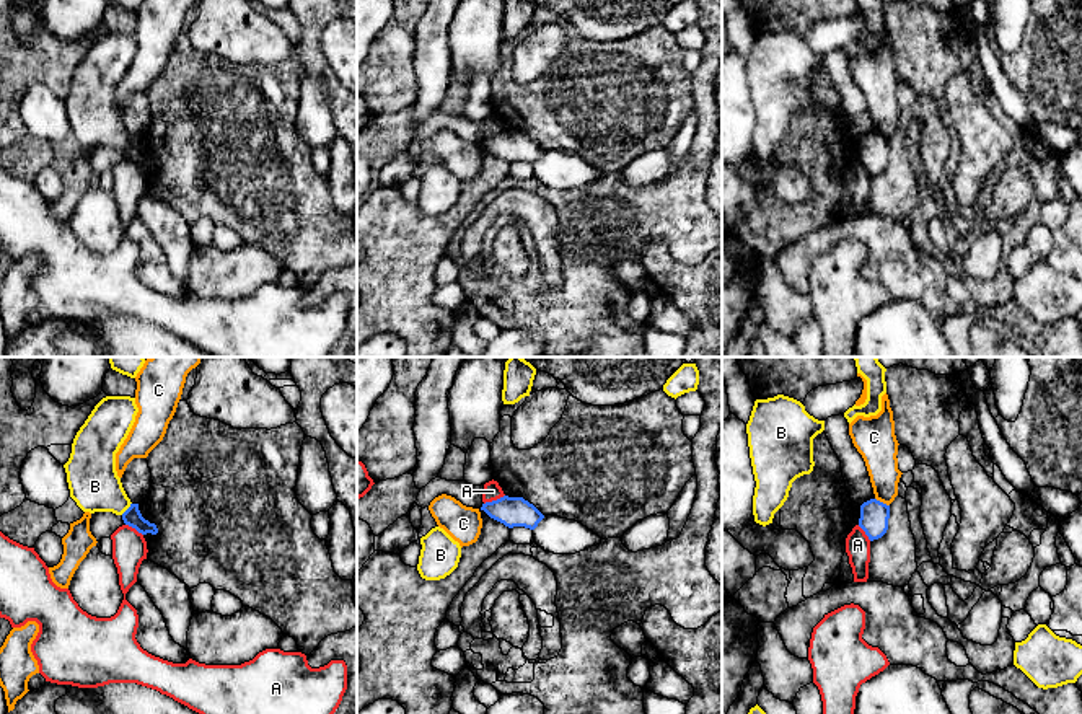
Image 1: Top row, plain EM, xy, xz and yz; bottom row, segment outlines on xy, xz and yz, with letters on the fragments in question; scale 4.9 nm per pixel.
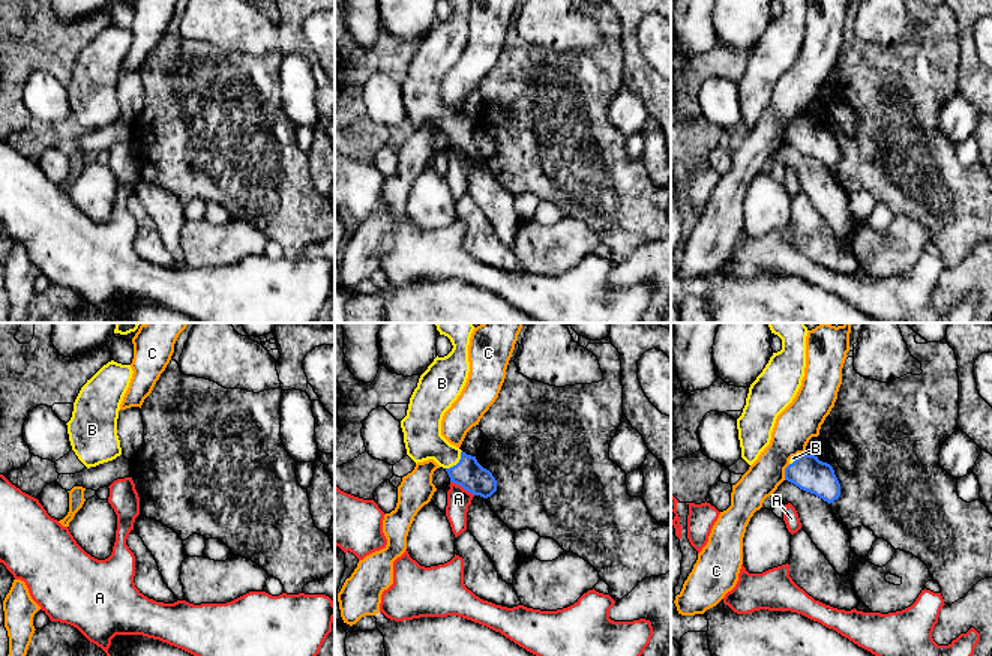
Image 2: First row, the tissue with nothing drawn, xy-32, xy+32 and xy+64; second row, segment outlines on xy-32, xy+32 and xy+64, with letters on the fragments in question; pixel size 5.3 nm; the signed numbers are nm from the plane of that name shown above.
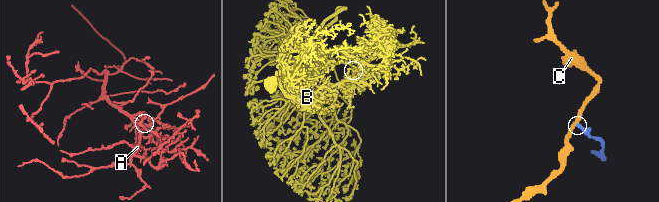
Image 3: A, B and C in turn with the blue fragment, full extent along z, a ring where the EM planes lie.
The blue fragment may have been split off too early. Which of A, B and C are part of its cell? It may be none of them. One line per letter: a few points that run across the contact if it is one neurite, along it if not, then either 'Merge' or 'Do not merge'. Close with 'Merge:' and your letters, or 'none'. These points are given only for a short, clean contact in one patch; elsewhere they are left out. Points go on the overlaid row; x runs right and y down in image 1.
A: Line: xz (504, 494), (484, 504). Do not merge
B: Line: xy (132, 517), (127, 509), (95, 486). Merge
C: Line: yz (875, 498), (888, 506). Do not merge
Merge: B

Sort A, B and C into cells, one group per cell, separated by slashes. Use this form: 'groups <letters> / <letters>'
groups A / B / C

